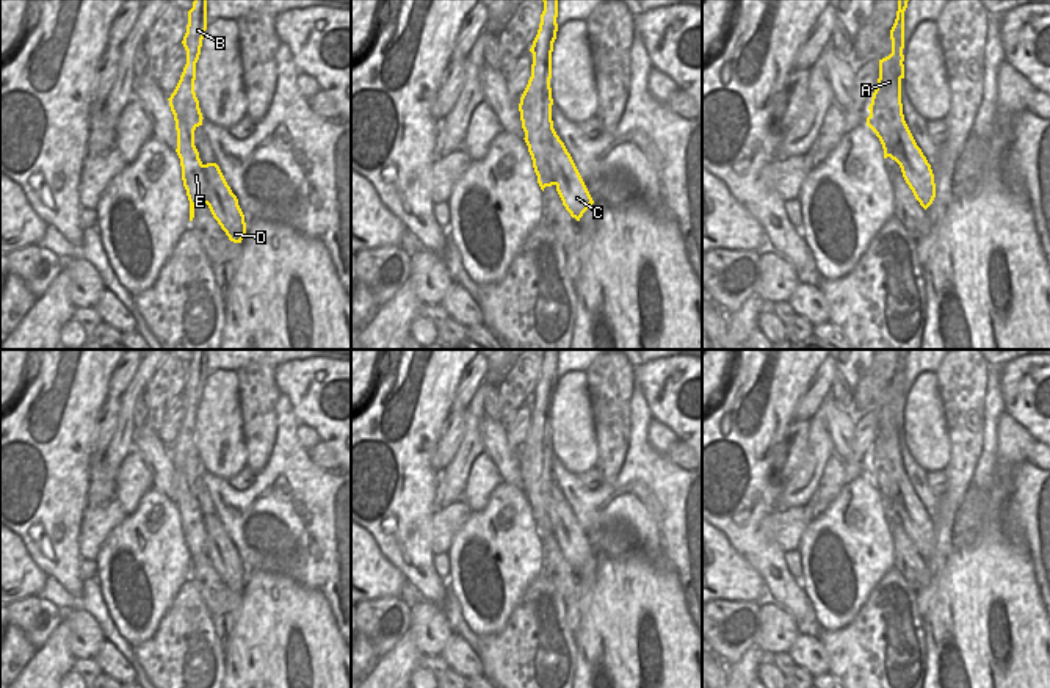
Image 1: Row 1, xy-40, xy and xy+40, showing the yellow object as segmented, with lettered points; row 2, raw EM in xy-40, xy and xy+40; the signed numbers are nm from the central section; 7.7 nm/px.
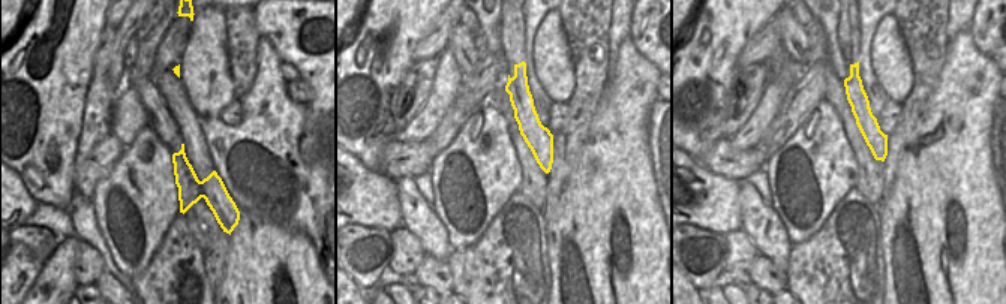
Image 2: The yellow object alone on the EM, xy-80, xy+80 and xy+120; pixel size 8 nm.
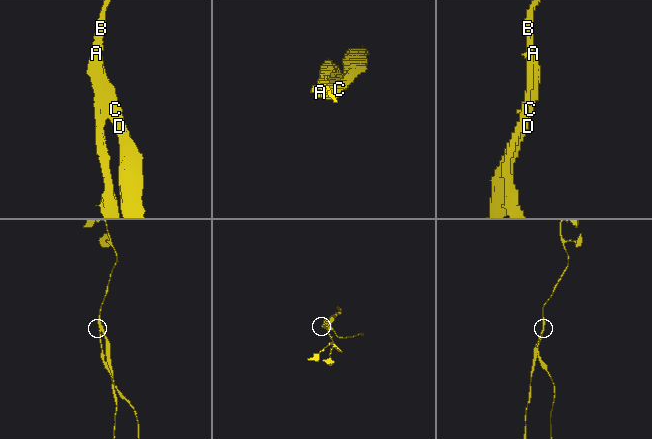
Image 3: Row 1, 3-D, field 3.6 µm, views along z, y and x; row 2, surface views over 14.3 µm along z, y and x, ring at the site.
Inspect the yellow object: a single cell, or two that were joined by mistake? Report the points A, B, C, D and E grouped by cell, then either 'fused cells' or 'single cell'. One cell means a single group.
A B E / C D; fused cells

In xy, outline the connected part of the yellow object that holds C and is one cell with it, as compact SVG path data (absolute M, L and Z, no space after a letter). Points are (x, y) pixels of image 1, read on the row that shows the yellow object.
M552 129L550 136L545 141L545 150L550 158L553 180L563 205L572 218L580 221L583 213L594 204L594 201L555 129Z

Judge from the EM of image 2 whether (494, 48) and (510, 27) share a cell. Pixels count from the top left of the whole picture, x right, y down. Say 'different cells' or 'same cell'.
different cells

